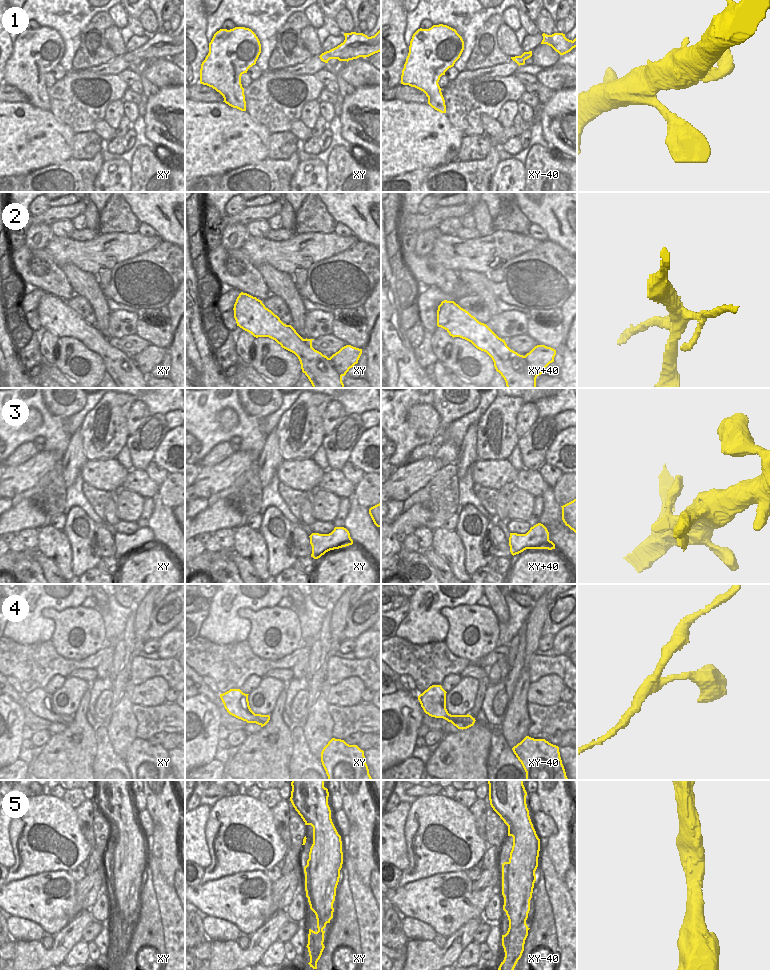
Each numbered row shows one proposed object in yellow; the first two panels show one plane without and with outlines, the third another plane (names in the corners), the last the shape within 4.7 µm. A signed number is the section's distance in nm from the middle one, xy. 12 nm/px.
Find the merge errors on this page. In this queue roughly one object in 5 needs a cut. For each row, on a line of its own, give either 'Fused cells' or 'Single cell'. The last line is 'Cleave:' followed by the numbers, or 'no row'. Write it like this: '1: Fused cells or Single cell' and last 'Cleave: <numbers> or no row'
1: Single cell
2: Fused cells
3: Single cell
4: Single cell
5: Single cell
Cleave: 2

